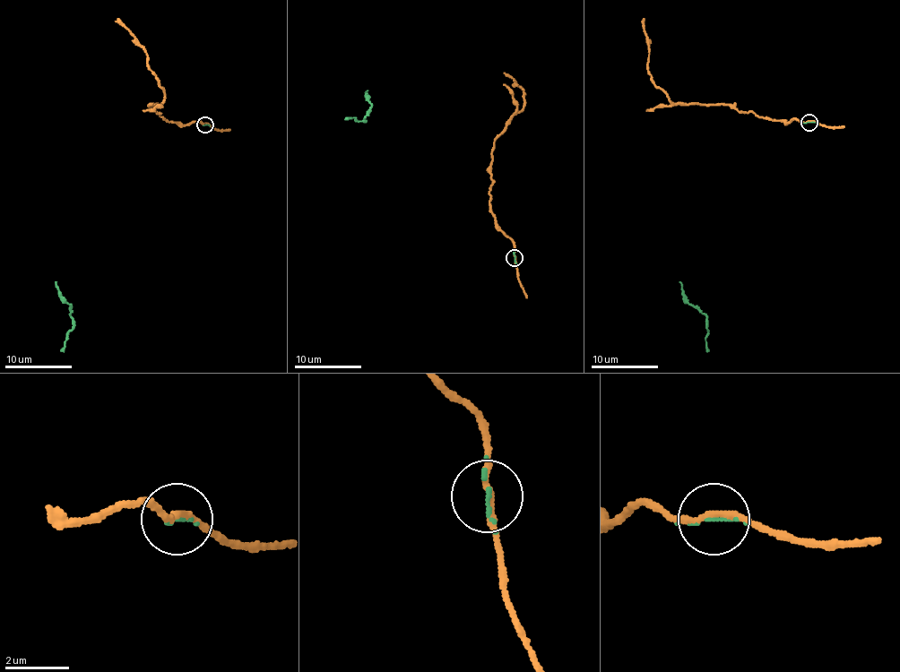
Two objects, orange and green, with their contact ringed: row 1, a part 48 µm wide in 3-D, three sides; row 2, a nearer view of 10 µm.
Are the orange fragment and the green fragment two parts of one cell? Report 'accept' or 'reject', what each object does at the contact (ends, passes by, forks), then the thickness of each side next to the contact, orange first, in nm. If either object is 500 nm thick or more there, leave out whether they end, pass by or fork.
accept; orange passes by; green ends; calibres 200 and 120 nm

